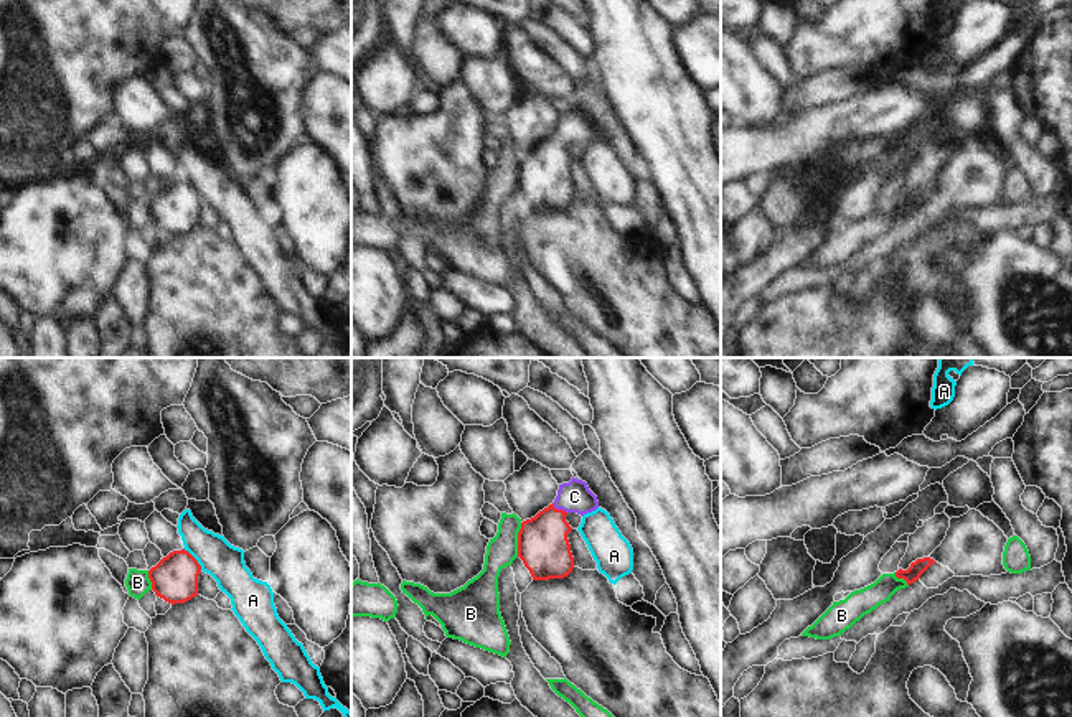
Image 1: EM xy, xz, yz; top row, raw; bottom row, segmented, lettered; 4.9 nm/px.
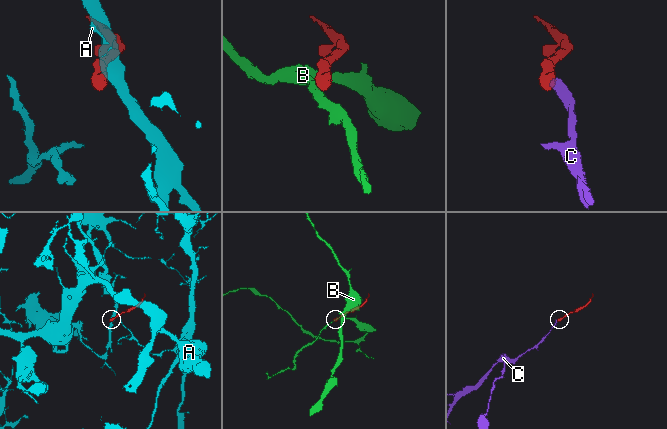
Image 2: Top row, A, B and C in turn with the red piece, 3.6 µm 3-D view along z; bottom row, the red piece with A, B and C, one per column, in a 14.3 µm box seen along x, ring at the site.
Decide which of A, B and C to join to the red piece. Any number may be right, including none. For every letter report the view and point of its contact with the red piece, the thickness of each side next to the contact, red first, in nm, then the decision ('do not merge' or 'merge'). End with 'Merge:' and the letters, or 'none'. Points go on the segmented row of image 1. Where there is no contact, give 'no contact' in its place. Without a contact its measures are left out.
A: contact xy (195, 559); calibres 220 and 190 nm; do not merge
B: contact xz (518, 539); calibres 260 and 150 nm; do not merge
C: contact xz (559, 510); calibres 260 and 160 nm; merge
Merge: C

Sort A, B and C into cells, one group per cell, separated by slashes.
A / B / C

